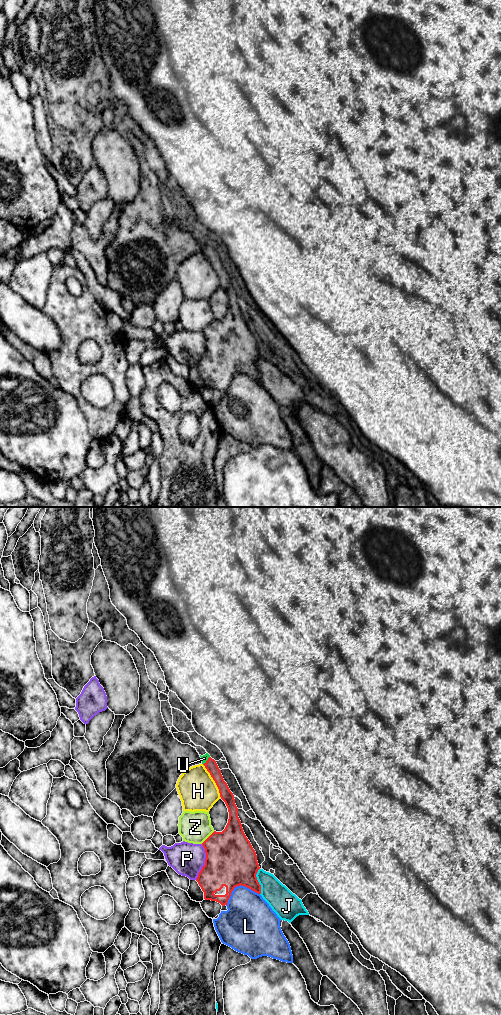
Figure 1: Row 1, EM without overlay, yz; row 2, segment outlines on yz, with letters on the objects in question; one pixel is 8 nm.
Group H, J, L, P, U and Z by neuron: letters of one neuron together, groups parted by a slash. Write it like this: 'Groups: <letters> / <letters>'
Groups: H / J / L / P / U / Z

